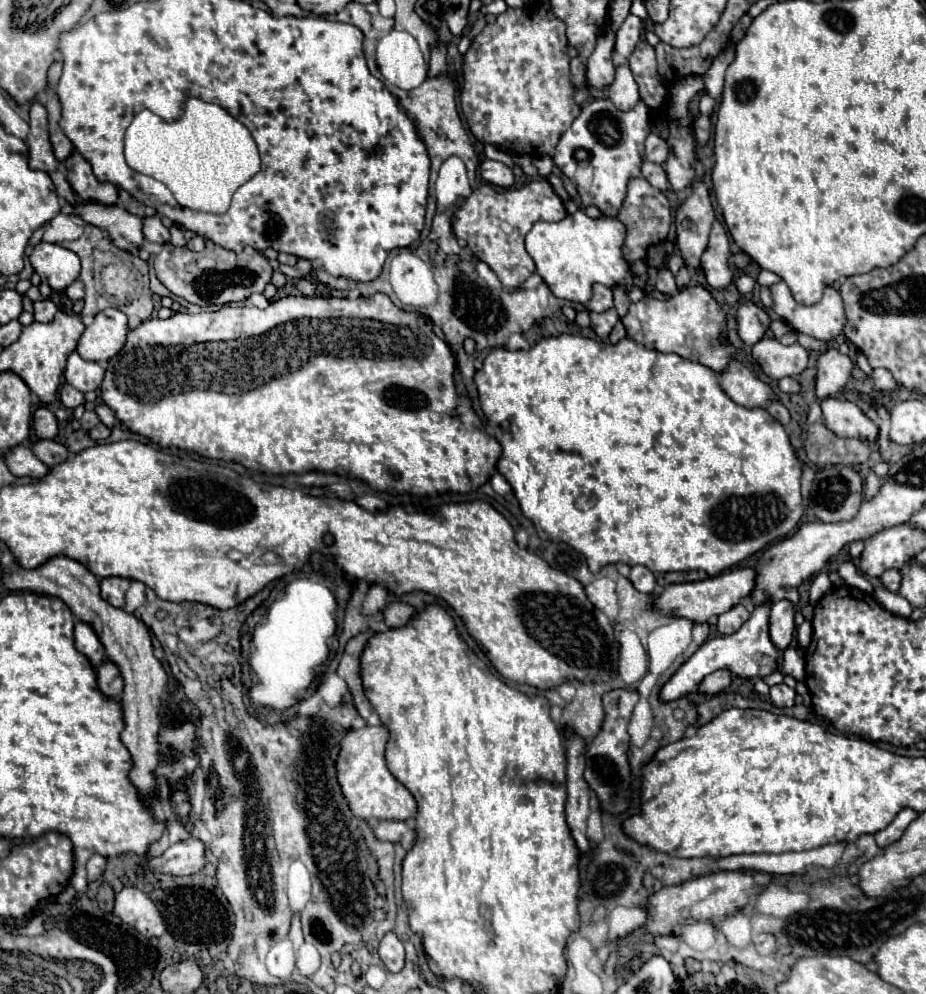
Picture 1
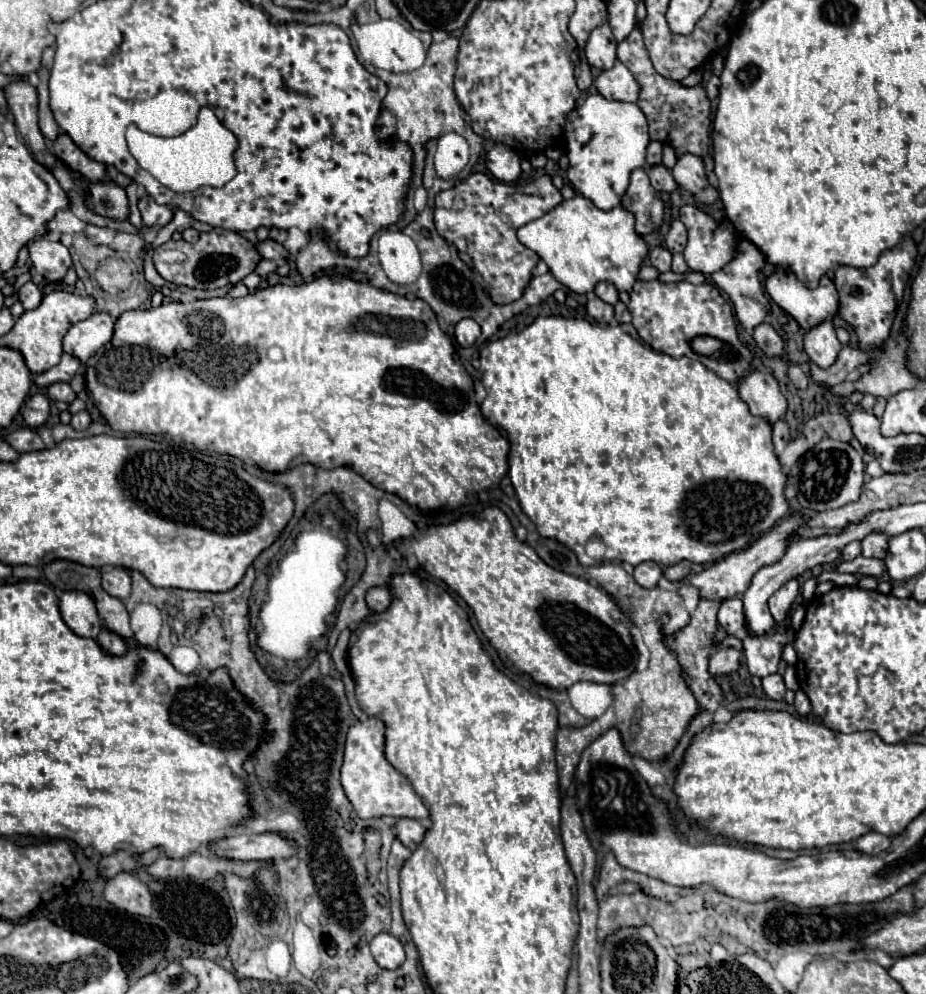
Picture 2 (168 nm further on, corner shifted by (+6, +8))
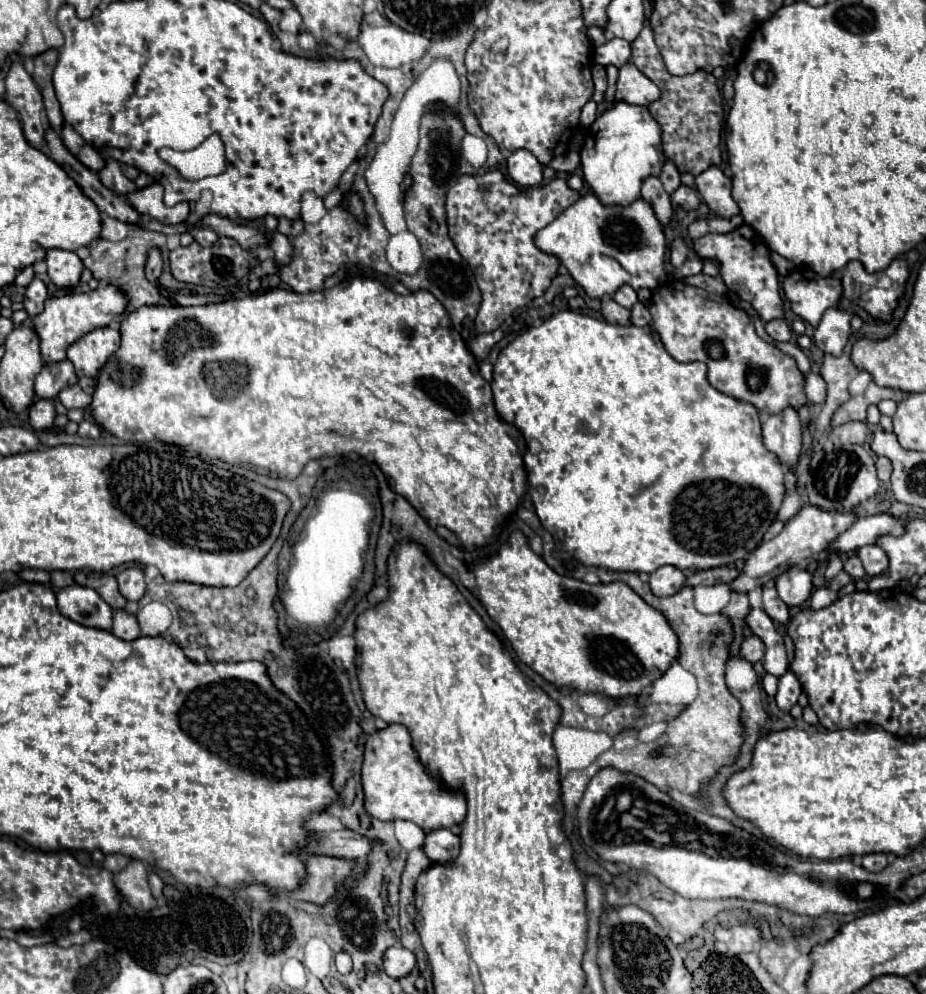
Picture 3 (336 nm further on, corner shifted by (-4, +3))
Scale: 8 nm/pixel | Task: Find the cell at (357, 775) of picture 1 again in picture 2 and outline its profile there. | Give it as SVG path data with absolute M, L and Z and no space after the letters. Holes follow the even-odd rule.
M368 718L350 728L342 764L342 786L360 818L416 818L428 820L430 812L414 792L406 776L402 776L384 756L384 722L380 718Z

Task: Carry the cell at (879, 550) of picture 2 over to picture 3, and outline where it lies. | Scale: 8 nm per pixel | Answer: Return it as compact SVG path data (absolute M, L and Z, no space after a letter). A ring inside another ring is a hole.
M866 545L858 549L858 557L862 559L862 565L870 577L880 575L888 569L888 555L878 545Z

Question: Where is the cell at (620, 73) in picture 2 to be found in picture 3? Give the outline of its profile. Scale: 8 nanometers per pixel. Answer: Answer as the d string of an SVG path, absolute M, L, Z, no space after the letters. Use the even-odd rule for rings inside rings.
M632 63L620 67L616 81L616 101L624 101L630 105L650 105L658 97L660 89Z

